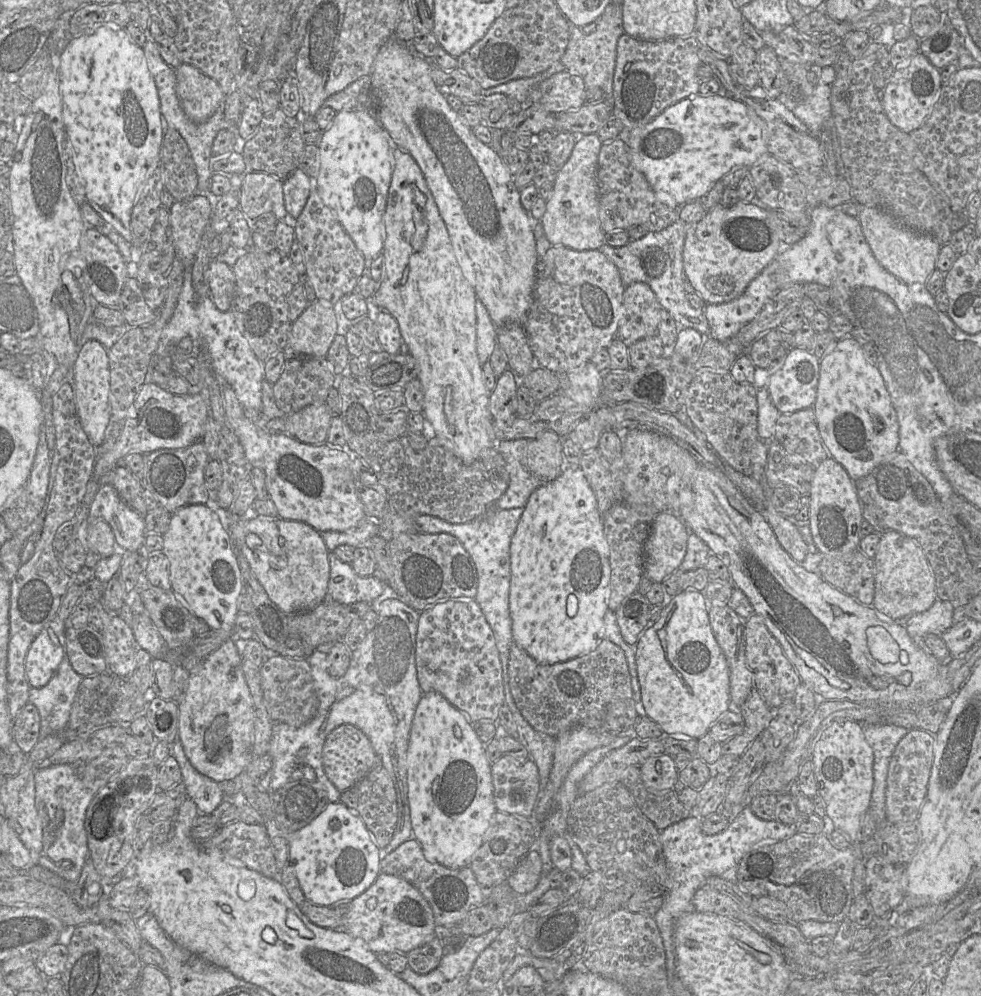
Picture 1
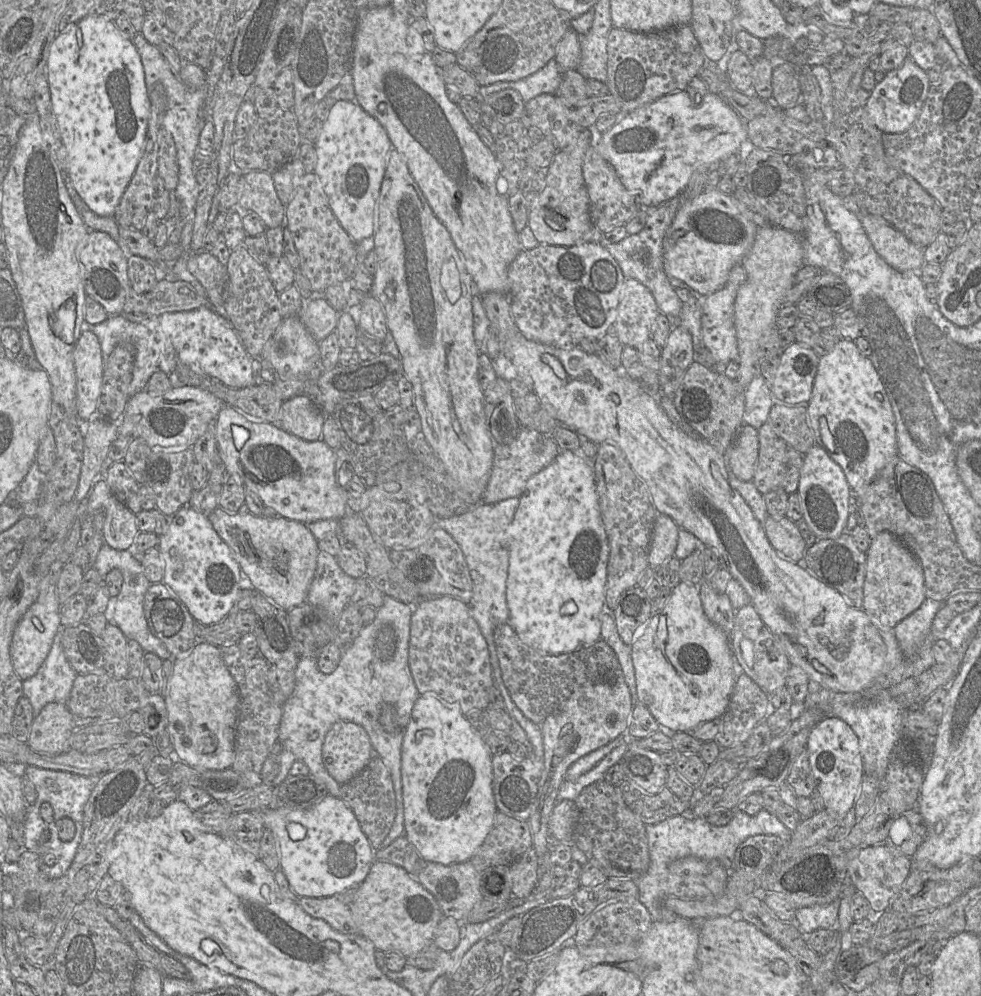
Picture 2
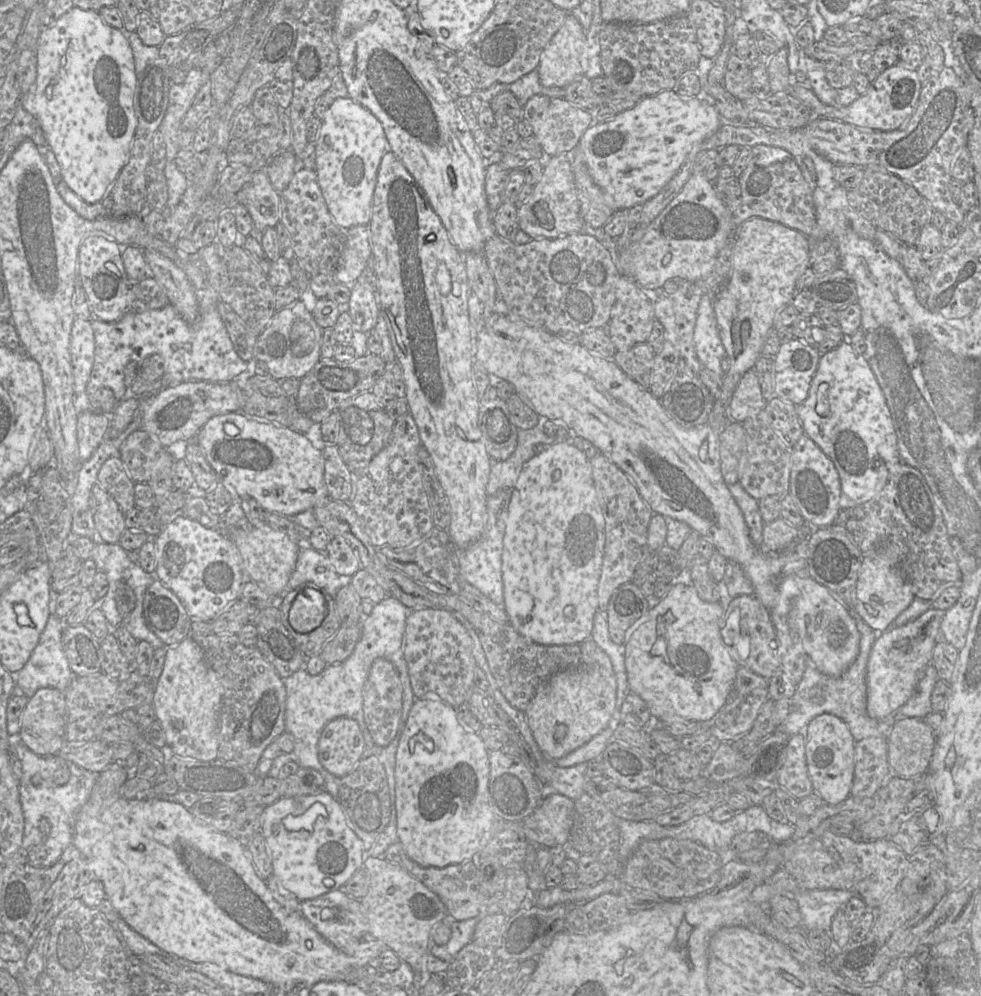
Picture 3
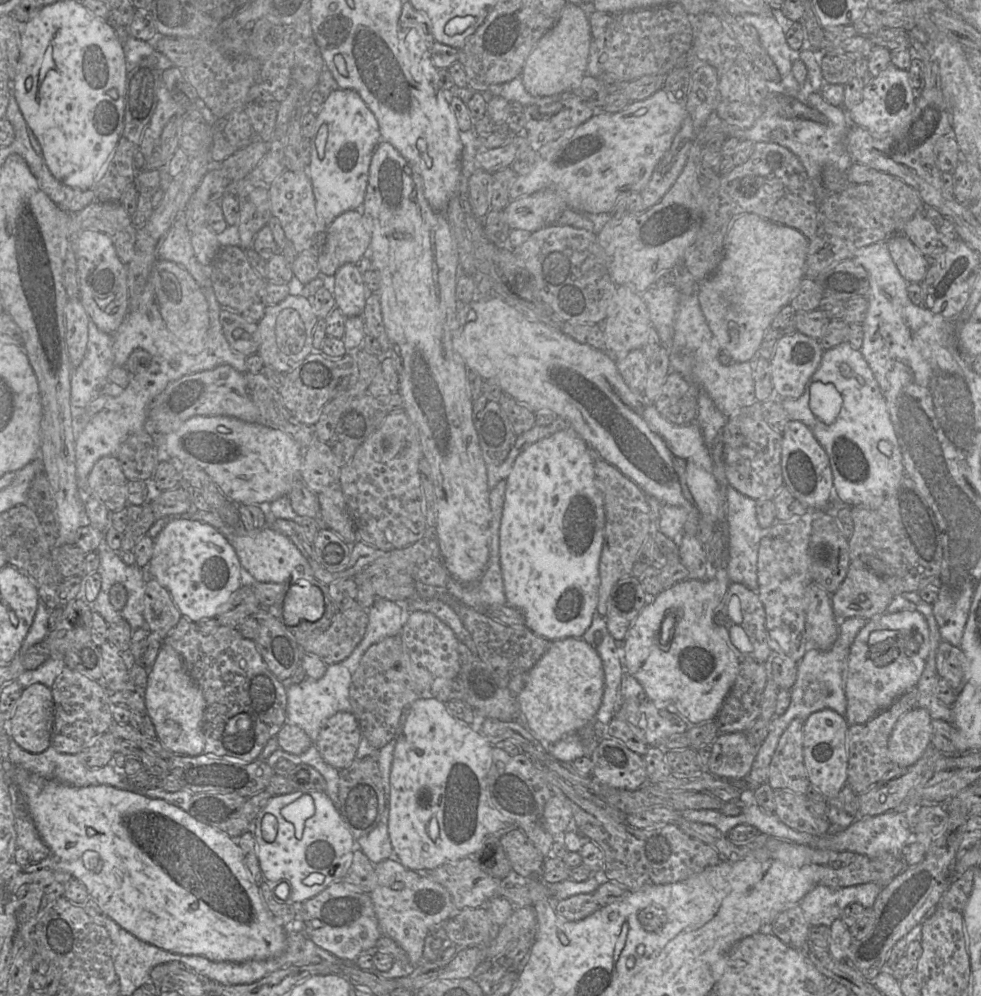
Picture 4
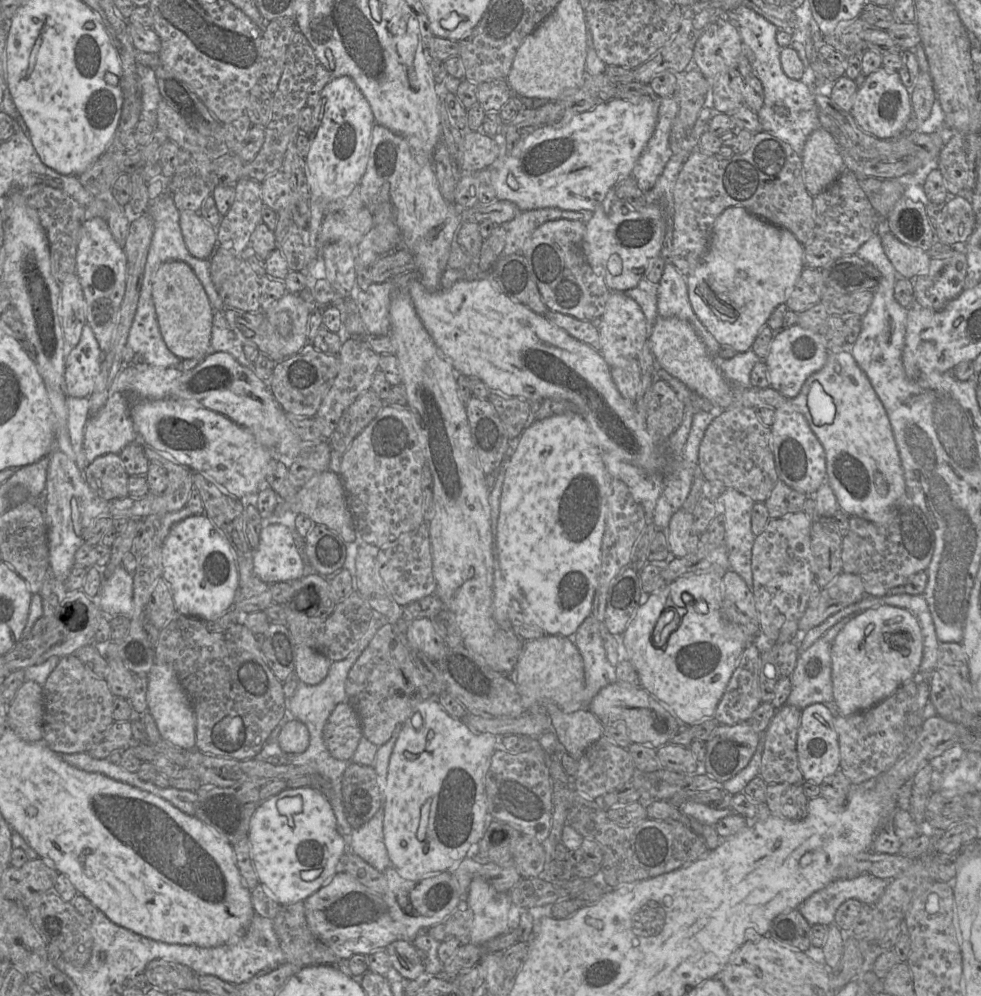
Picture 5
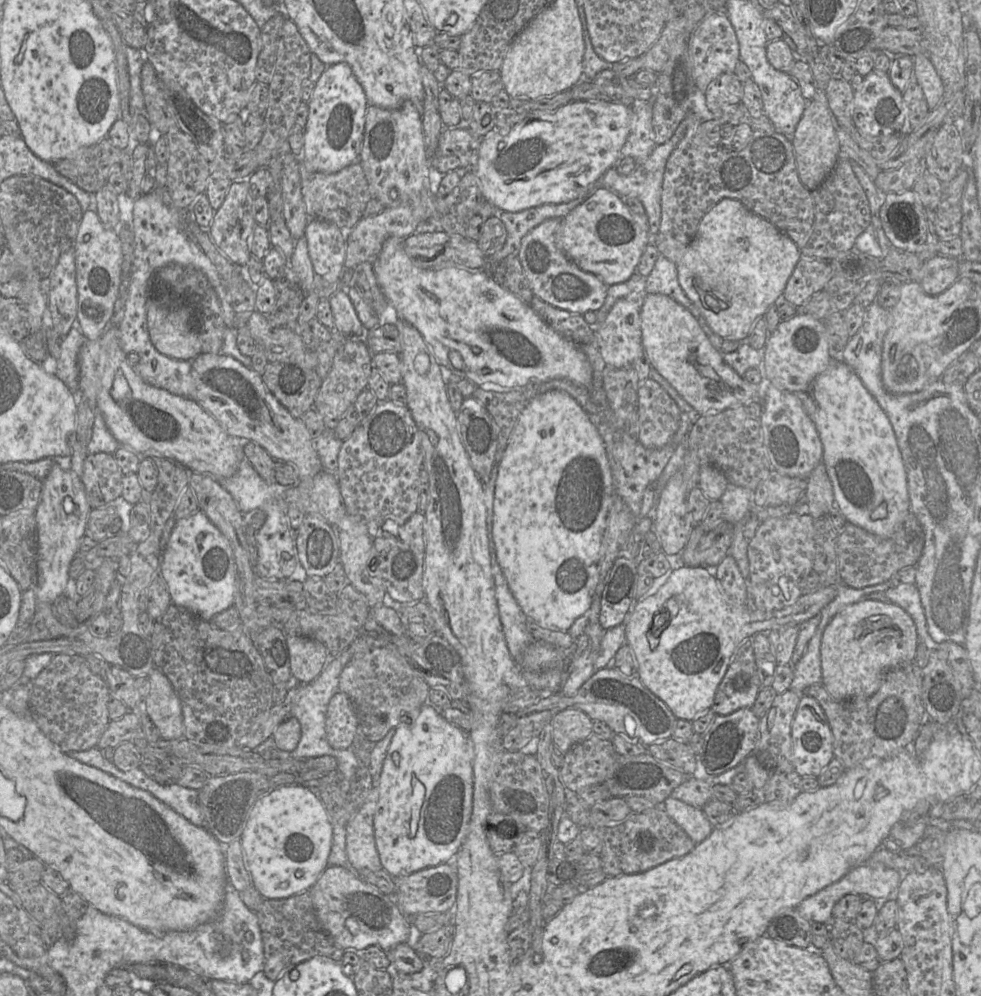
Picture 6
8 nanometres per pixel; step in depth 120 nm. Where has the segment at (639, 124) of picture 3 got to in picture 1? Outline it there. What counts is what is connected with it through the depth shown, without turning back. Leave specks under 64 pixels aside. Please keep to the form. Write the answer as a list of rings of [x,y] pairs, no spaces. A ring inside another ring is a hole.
[[[700,93],[689,96],[662,111],[658,116],[651,120],[647,125],[636,128],[633,130],[626,130],[623,128],[621,134],[621,139],[623,139],[632,155],[632,162],[635,167],[642,172],[647,181],[655,190],[661,190],[670,193],[674,196],[676,201],[680,205],[687,204],[694,200],[703,199],[713,185],[722,179],[722,177],[727,174],[735,166],[745,166],[750,167],[753,165],[758,158],[767,153],[766,141],[763,137],[763,121],[754,112],[752,108],[746,105],[744,102],[733,98],[730,94],[717,93],[713,95],[701,95]]]

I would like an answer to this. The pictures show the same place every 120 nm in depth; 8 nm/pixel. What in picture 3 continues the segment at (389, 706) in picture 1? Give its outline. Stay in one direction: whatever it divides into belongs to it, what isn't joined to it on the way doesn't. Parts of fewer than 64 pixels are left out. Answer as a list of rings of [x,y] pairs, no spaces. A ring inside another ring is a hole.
[[[389,596],[374,605],[371,614],[364,617],[361,637],[353,653],[345,661],[340,664],[327,665],[322,673],[318,675],[312,676],[304,668],[301,668],[289,678],[283,679],[286,688],[285,731],[294,737],[294,749],[290,753],[283,753],[275,758],[268,773],[269,776],[278,777],[283,765],[289,761],[294,761],[300,767],[309,767],[319,771],[324,778],[326,791],[337,799],[340,778],[331,774],[320,763],[318,759],[318,741],[326,724],[338,717],[348,717],[358,723],[365,744],[372,749],[372,754],[378,757],[385,769],[391,803],[390,820],[371,848],[366,851],[366,857],[382,857],[391,844],[398,842],[395,765],[400,736],[398,734],[385,747],[374,743],[364,720],[363,689],[373,661],[377,658],[385,658],[390,661],[399,674],[403,688],[401,722],[407,721],[409,712],[415,702],[405,660],[406,621],[411,611],[398,599]]]

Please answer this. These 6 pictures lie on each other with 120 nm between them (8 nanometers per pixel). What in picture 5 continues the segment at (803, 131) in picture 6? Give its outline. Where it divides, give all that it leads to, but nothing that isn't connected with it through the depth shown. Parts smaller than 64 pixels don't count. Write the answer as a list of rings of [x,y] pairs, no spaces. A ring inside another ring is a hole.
[[[822,127],[807,138],[801,161],[804,184],[812,197],[828,188],[845,170],[836,139]]]

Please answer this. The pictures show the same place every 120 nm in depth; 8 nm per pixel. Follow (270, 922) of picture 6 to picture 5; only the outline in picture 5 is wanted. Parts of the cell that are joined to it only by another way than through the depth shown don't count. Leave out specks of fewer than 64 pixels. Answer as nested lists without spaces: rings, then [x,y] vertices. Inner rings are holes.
[[[304,902],[281,905],[272,921],[286,963],[305,967],[319,964],[339,966],[339,963],[346,962],[313,935],[306,920]]]

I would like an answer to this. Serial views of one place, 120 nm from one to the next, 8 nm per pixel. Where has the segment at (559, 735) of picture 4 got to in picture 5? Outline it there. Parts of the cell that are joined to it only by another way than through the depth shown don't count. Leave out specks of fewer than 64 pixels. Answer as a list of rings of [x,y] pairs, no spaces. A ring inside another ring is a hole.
[[[543,635],[524,641],[515,668],[509,677],[517,686],[525,711],[537,702],[554,702],[561,710],[573,702],[585,685],[582,657],[572,638],[560,635]]]

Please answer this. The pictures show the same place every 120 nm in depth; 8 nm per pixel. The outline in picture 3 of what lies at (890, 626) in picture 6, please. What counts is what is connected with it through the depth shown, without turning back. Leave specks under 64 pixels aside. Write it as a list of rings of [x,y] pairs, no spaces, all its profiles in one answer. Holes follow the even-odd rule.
[[[930,608],[907,624],[878,633],[871,648],[866,674],[866,710],[870,718],[893,716],[912,695],[925,668],[931,663],[933,649],[945,611]]]

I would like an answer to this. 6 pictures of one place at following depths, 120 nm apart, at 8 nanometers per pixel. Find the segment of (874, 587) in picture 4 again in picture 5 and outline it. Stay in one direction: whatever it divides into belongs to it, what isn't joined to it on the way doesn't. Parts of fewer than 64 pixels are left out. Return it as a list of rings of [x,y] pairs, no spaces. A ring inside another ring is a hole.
[[[842,572],[837,579],[821,588],[819,597],[809,603],[798,622],[799,631],[806,632],[840,610],[860,601],[866,594],[860,577]]]

